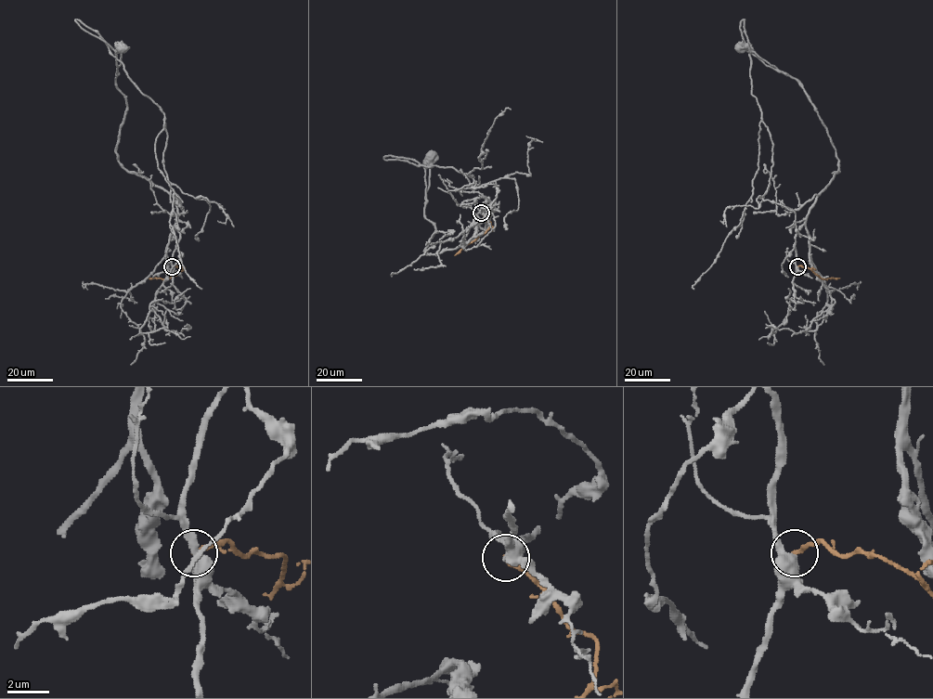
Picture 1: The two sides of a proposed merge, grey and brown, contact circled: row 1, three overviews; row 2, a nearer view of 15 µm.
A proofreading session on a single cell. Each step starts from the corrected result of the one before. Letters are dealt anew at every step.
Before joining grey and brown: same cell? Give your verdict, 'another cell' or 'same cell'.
another cell

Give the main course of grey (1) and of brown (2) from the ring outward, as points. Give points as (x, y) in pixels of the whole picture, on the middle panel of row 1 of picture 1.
1: (481, 213), (488, 211), (485, 228), (475, 238), (427, 254), (435, 231), (424, 214), (430, 155)
2: (481, 213), (490, 222), (490, 226), (455, 255)

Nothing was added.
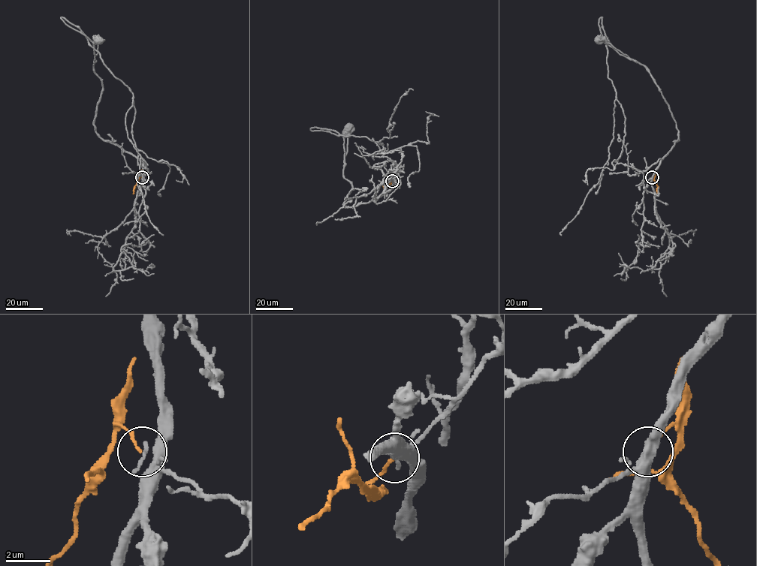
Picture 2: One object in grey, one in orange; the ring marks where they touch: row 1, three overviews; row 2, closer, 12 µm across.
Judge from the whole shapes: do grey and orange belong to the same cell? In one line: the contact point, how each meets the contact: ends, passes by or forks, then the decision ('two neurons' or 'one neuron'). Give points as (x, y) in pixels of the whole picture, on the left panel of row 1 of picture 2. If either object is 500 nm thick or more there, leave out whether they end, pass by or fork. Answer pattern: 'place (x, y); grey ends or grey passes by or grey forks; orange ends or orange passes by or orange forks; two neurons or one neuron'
place (142, 177); grey ends; orange ends; two neurons

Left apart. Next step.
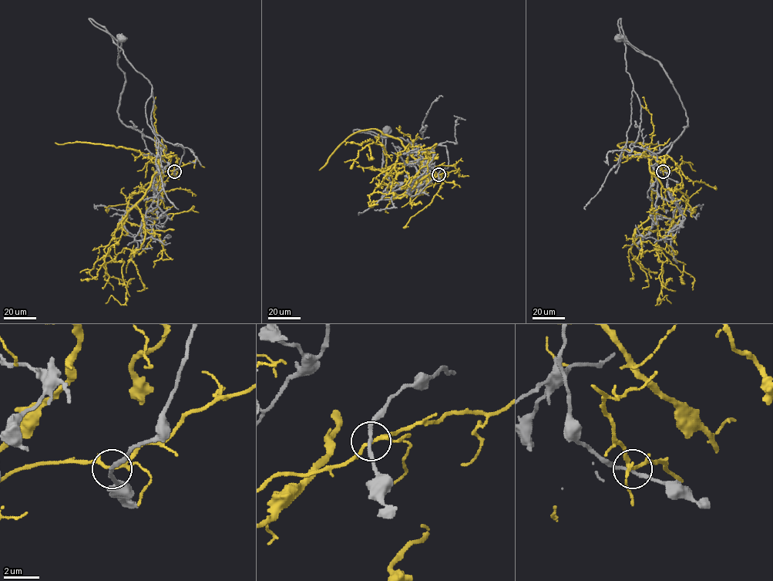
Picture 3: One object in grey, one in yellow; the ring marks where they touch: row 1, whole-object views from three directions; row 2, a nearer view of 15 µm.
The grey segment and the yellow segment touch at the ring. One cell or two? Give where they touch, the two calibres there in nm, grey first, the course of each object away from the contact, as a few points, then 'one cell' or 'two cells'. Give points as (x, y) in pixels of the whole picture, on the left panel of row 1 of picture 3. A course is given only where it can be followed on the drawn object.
place (174, 171); calibres 180 and 180 nm; course grey (174, 171), (184, 150), (155, 132), (151, 84), (110, 33), (89, 19), (115, 39), (119, 54), (122, 38); course yellow (174, 171), (163, 173), (170, 159), (163, 157), (136, 204), (141, 248), (103, 265), (129, 283); two cells

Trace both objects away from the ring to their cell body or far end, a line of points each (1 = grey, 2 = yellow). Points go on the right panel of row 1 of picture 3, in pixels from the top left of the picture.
1: (663, 171), (655, 153), (633, 146), (641, 106), (626, 71), (619, 19), (624, 39), (644, 54), (617, 38)
2: (663, 171), (650, 160), (652, 209), (633, 239), (682, 262), (685, 283)

